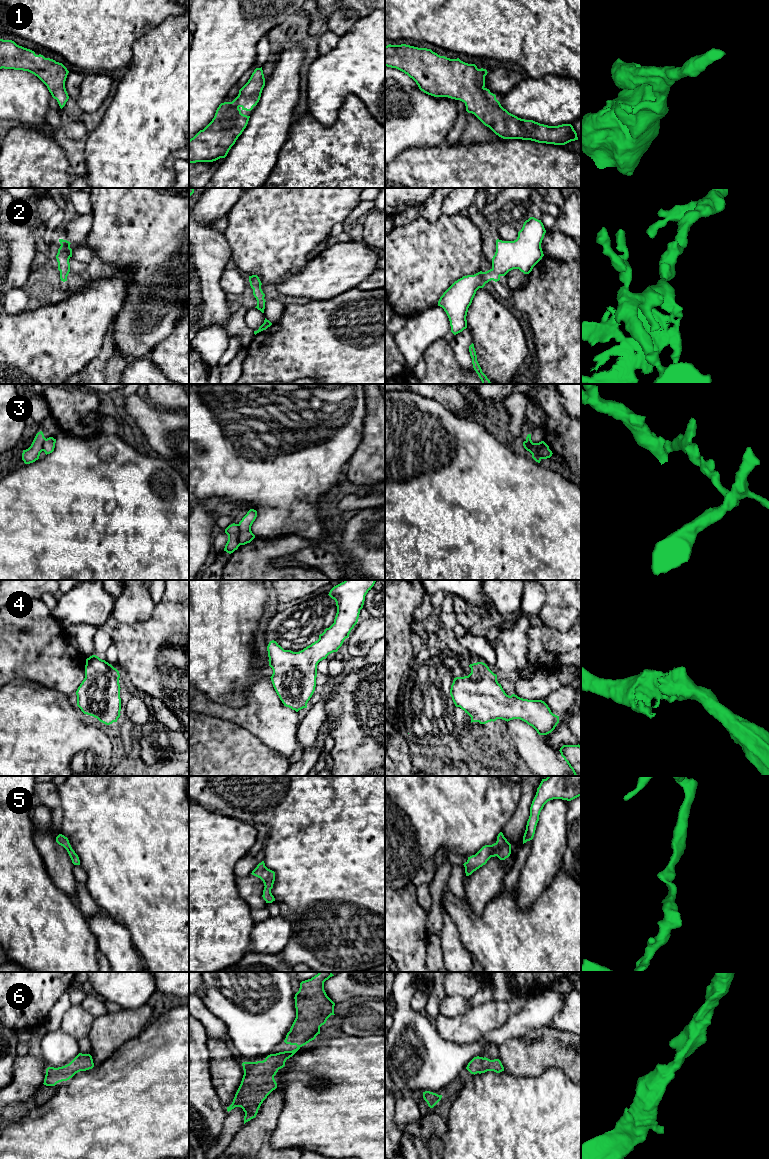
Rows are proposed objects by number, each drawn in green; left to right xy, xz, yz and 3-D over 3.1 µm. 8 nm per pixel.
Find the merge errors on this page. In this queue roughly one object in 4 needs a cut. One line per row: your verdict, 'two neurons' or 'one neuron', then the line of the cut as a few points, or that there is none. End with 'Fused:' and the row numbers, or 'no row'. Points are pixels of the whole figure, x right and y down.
1: one neuron; cut none
2: one neuron; cut none
3: two neurons; cut xz (237, 524), (238, 542), (240, 544)
4: one neuron; cut none
5: one neuron; cut none
6: one neuron; cut none
Fused: 3

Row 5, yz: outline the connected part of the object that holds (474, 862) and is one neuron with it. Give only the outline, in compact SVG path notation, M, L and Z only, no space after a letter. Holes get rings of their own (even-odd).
M500 832L494 844L485 845L475 855L468 857L468 860L463 864L466 876L471 875L485 865L491 857L497 856L500 860L505 860L510 854L511 844L504 837L503 833Z

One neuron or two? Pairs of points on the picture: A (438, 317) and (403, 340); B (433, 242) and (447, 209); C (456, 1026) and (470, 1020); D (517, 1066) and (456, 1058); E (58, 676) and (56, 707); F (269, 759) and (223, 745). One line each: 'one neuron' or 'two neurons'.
A: one neuron
B: two neurons
C: one neuron
D: two neurons
E: two neurons
F: one neuron

